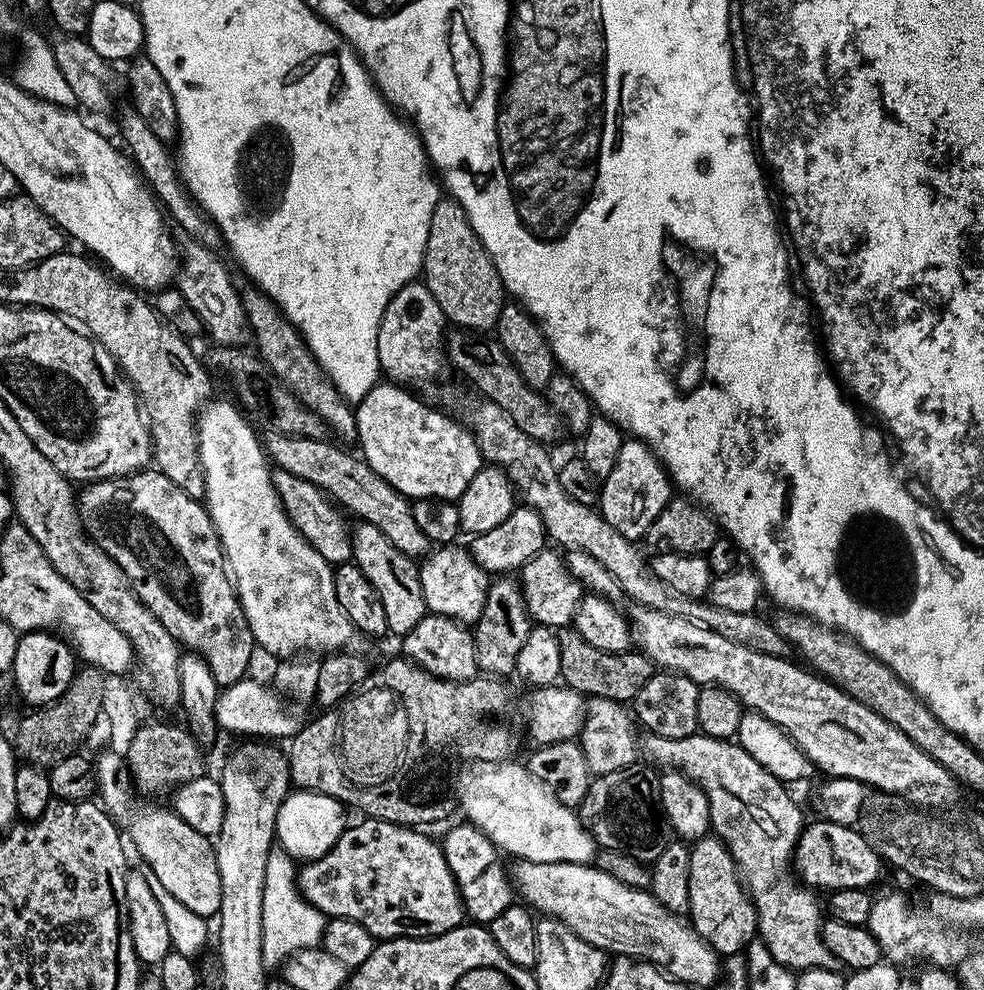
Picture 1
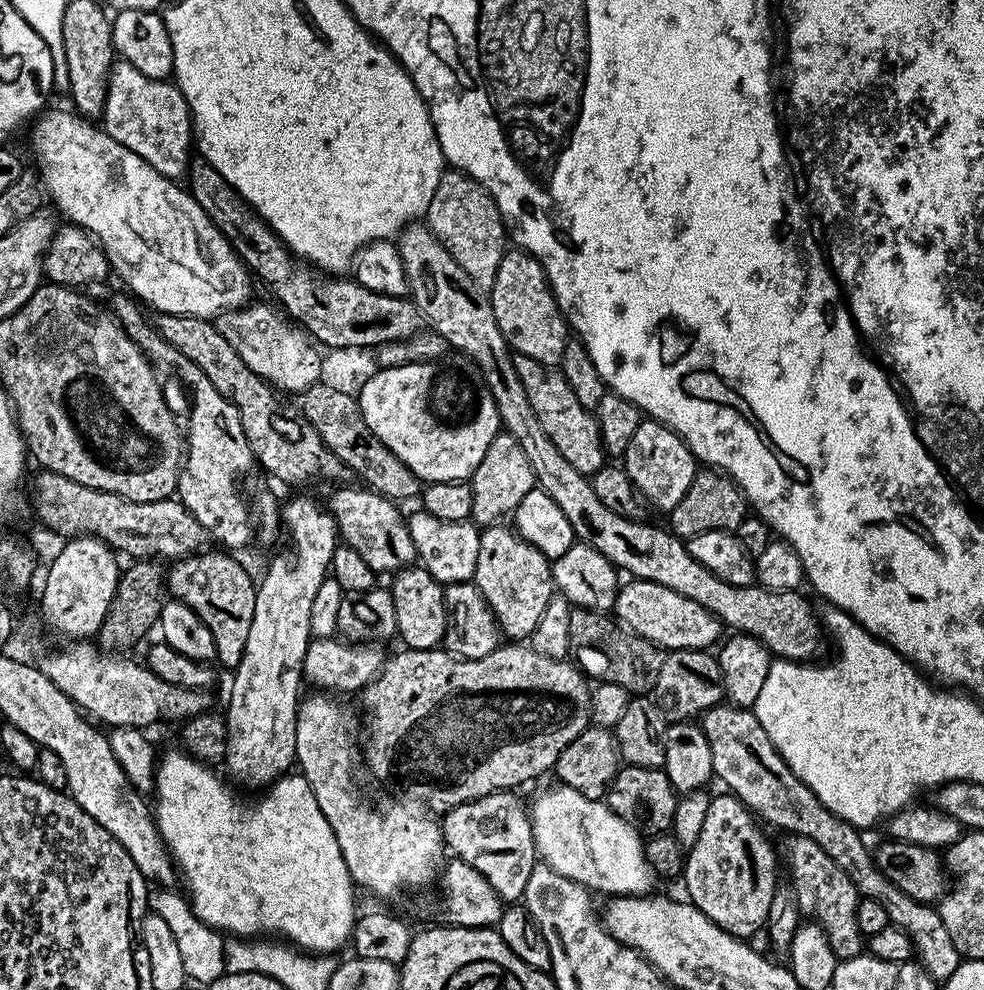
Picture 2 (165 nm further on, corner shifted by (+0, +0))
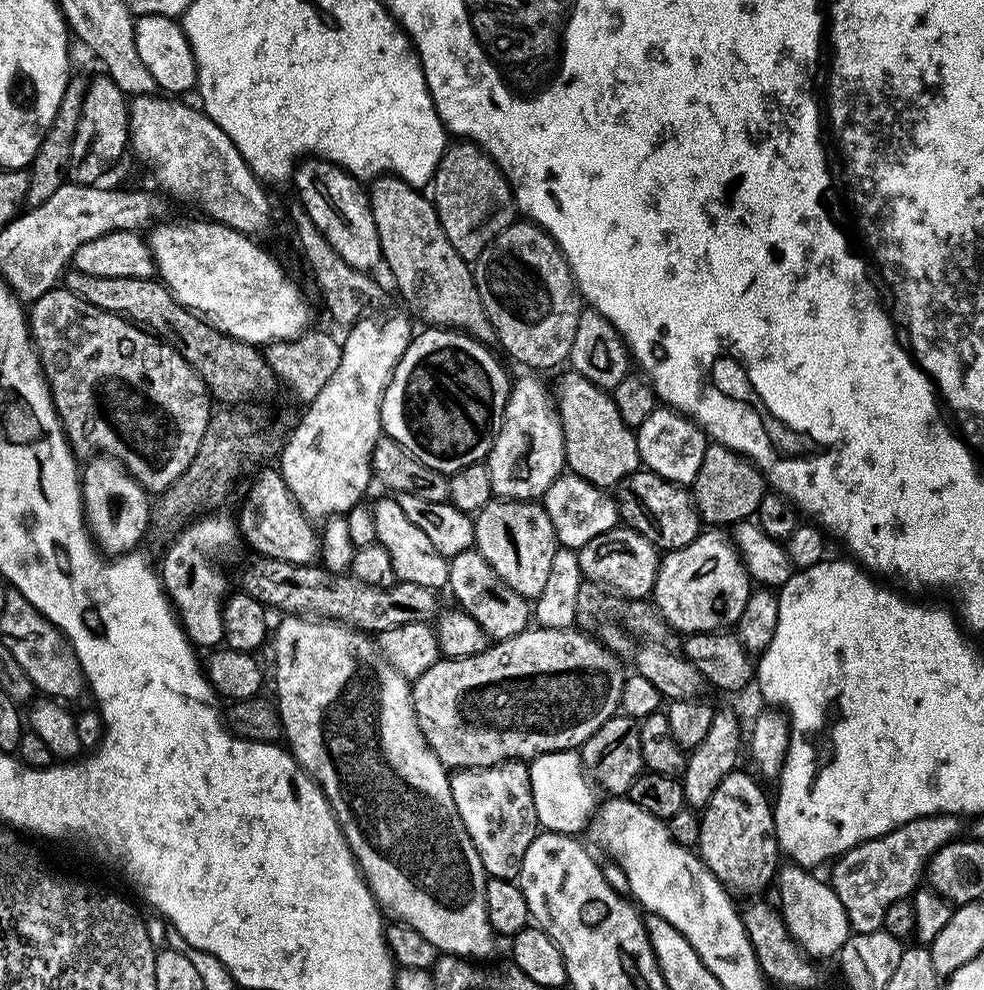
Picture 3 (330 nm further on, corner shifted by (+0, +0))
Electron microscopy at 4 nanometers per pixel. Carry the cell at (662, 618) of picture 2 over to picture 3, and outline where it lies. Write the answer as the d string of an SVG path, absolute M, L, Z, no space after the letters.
M704 530L700 535L694 538L694 542L690 542L690 546L682 546L673 552L665 552L660 558L660 569L656 575L656 581L652 587L651 601L662 614L665 622L675 630L678 634L691 634L694 632L719 632L721 630L731 629L738 622L738 618L742 618L742 609L745 608L748 601L748 595L754 590L753 581L750 579L748 571L744 569L744 563L740 557L740 553L736 551L735 544L732 543L729 533L724 530Z

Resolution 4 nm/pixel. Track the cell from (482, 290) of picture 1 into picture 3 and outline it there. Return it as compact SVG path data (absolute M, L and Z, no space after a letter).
M463 138L452 143L445 147L436 167L436 174L430 185L430 192L433 192L430 199L436 205L436 213L442 222L446 238L450 238L450 246L458 250L463 260L475 262L478 254L486 250L488 243L502 234L506 226L513 224L517 219L518 209L508 179L488 157L488 153L479 144Z

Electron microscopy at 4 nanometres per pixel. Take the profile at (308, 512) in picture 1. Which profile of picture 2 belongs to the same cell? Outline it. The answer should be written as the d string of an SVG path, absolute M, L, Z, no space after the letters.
M340 486L336 493L332 496L332 504L330 503L330 511L332 517L336 519L336 531L339 539L345 545L354 550L358 550L359 556L366 561L366 566L370 566L370 570L374 570L378 574L395 574L402 568L406 568L417 563L418 557L416 547L414 546L414 538L410 538L410 530L408 529L408 521L405 513L400 513L393 501L387 500L385 496L380 496L377 492L372 491L367 486L358 486L360 488L344 488L348 486Z

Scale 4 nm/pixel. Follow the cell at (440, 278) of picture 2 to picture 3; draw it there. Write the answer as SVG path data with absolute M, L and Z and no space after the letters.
M385 174L377 176L367 185L370 210L374 214L374 226L378 226L378 242L382 246L382 260L396 282L401 296L414 307L426 320L425 323L447 327L452 330L462 331L465 335L474 337L486 345L497 343L496 331L486 314L485 306L478 292L476 277L469 261L463 260L450 246L450 238L442 230L442 222L436 213L436 205L423 191L417 190L411 184L407 184L402 178Z

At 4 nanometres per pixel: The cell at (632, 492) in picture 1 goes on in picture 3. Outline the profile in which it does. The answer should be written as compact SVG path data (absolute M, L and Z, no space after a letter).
M658 406L642 426L635 429L641 465L647 471L658 474L675 484L690 486L702 466L702 454L706 454L709 439L694 420L674 408Z

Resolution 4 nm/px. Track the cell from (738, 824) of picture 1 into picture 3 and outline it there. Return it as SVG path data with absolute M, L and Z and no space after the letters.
M956 814L914 818L892 832L864 840L836 857L831 865L830 883L834 894L838 894L838 902L842 902L842 910L846 910L853 933L883 929L890 902L909 899L921 887L922 877L933 854L961 835L960 820L961 817Z

